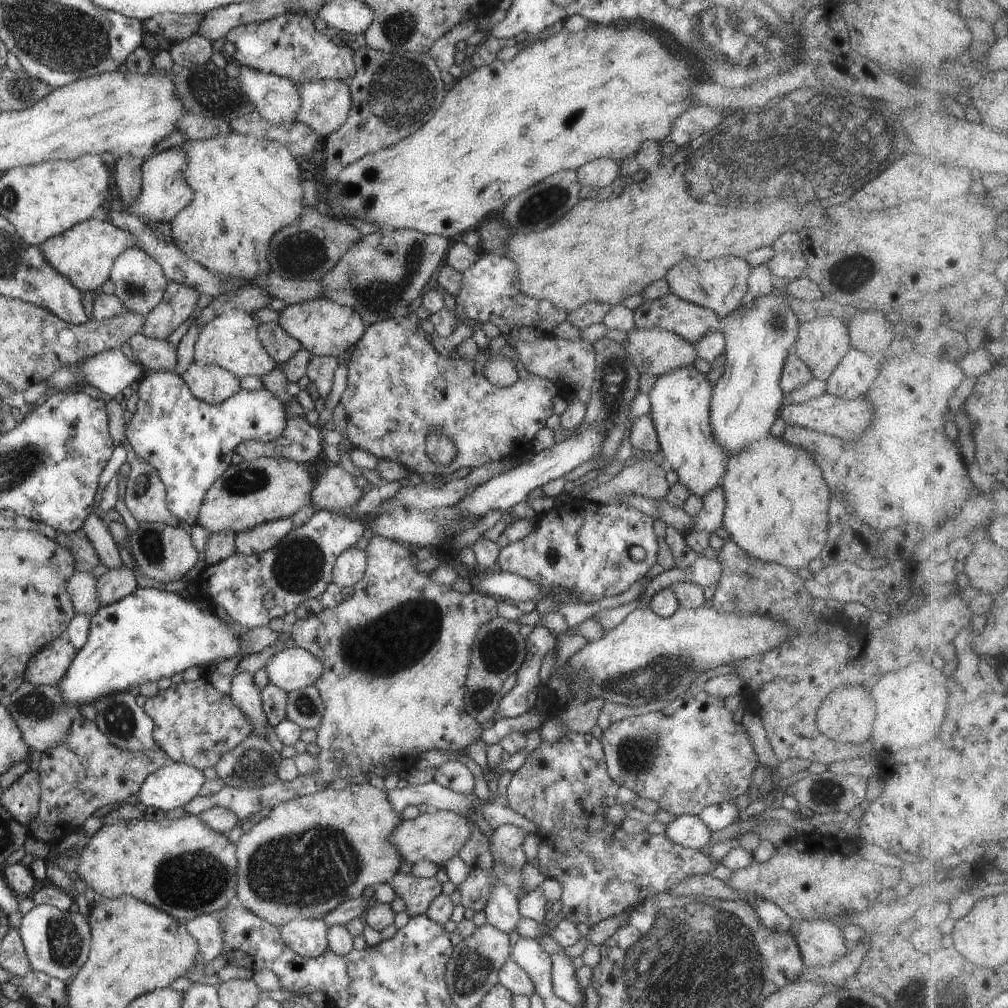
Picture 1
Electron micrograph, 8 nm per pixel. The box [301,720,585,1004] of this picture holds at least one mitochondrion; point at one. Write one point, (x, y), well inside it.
(473, 969)

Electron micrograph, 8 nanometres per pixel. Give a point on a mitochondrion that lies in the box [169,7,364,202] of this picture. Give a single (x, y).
(210, 91)

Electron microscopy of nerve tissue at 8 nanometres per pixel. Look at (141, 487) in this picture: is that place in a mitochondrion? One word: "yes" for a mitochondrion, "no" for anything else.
yes

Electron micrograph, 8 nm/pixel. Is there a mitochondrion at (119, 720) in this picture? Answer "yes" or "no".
yes

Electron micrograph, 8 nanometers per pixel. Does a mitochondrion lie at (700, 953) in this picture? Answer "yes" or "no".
yes

